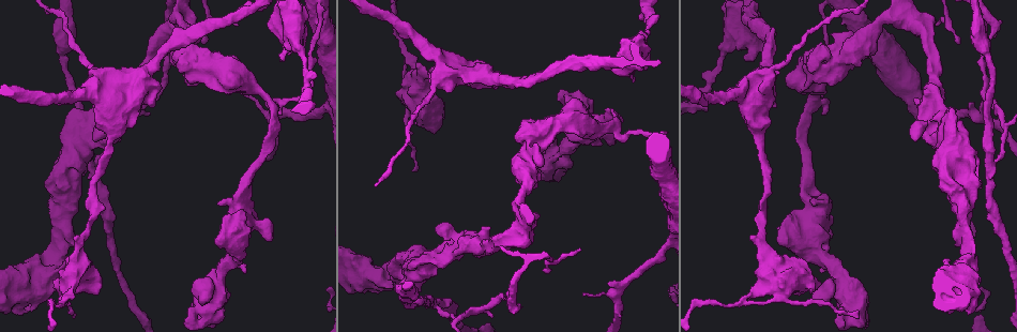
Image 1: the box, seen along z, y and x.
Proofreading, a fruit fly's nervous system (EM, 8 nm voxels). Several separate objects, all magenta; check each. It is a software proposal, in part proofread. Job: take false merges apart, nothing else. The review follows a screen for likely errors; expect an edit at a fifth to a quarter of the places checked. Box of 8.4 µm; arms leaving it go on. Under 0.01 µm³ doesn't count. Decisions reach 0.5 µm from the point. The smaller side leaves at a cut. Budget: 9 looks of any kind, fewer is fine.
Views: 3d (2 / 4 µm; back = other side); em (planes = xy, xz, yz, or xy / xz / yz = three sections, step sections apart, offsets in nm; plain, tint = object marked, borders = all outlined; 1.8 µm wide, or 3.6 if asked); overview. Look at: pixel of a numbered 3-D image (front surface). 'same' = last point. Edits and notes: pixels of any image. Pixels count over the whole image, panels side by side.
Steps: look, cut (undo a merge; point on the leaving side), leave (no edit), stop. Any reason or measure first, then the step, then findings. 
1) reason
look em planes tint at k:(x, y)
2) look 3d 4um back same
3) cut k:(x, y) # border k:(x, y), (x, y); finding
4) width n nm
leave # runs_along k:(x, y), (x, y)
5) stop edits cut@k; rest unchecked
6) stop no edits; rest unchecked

abrupt turn
look em 3.6um xy step 8 tint at 1:(523, 220)

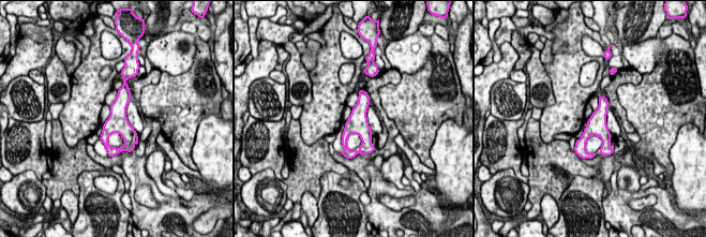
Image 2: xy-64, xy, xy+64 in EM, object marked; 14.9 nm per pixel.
leave # runs_along 2:(122, 91), (105, 134), (109, 150); continuous, no second cell

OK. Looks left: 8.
thick turns thin
look 3d 2um back at 1:(60, 18)

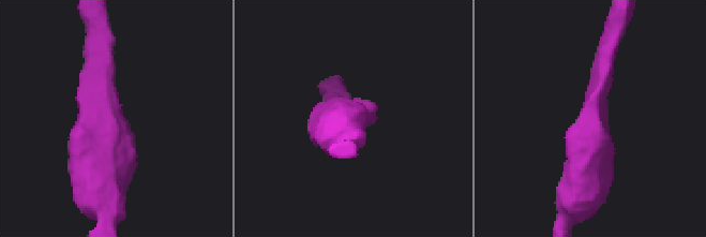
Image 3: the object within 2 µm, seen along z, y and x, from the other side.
look em xz step 4 tint at 3:(590, 119)

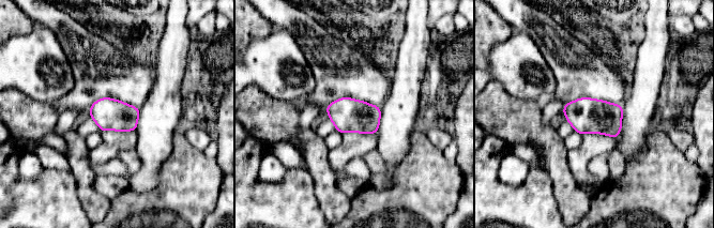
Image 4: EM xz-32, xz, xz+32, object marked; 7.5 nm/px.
another direction
look em planes tint same

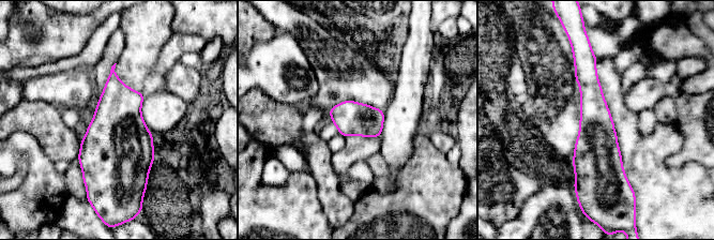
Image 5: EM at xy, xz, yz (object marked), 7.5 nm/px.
leave # runs_along 5:(586, 57), (592, 99), (592, 184); one cell here

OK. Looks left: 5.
abrupt turn
look 3d 2um back at 1:(542, 140)

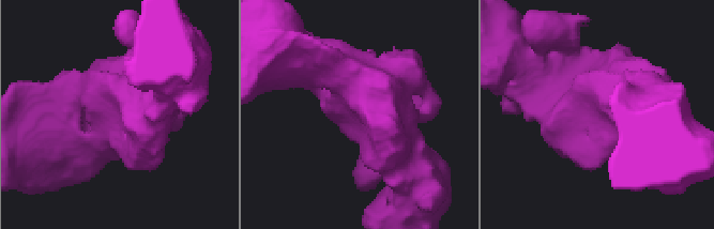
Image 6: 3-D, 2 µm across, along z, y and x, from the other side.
look em planes borders at 6:(596, 90)

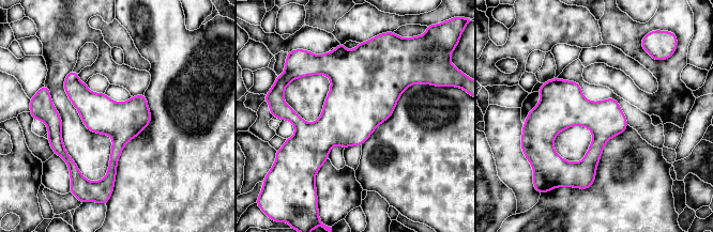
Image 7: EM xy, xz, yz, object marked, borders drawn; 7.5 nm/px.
leave # runs_along 7:(72, 74), (117, 130), (110, 180); one cell here

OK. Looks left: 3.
four or more arms meet
look 3d 4um at 1:(563, 155)

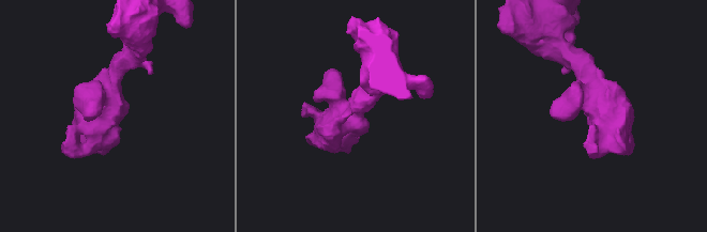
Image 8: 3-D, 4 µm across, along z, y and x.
need the tissue
look em planes tint at 8:(355, 115)

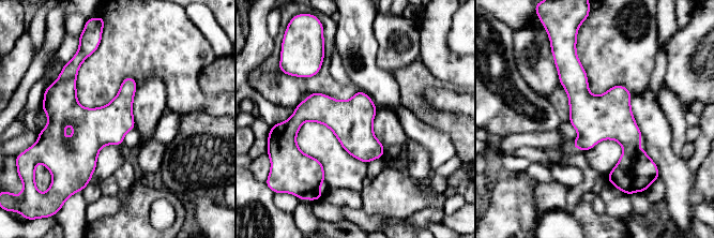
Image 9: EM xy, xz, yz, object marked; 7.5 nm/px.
arms 4
leave # runs_along 9:(573, 59), (577, 90), (628, 142), (618, 179); one cell here

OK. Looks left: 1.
stop no edits; rest unchecked

